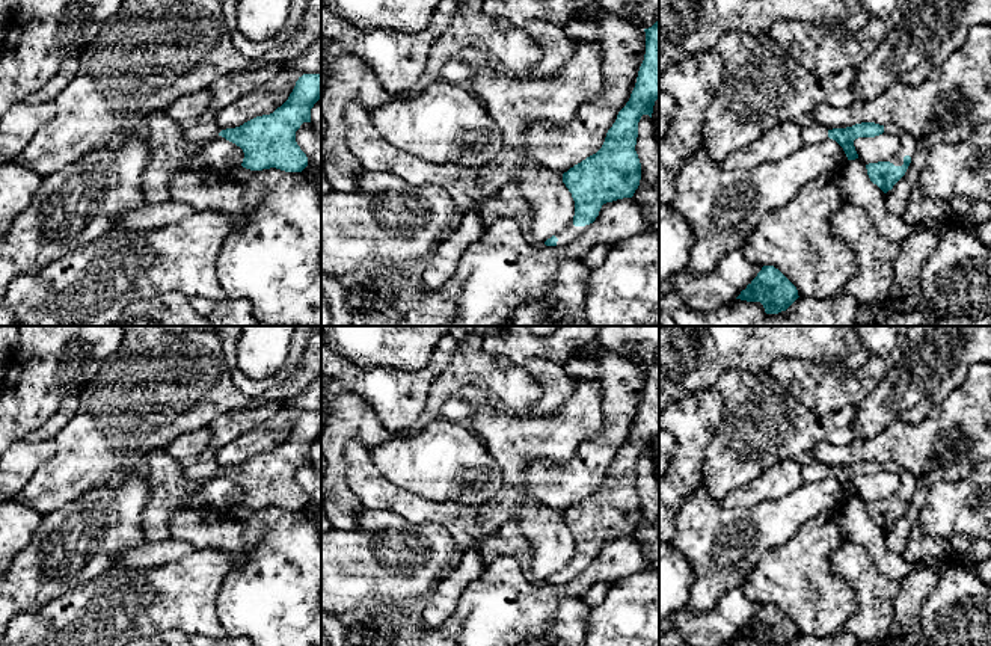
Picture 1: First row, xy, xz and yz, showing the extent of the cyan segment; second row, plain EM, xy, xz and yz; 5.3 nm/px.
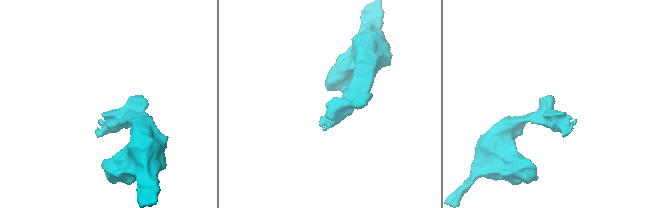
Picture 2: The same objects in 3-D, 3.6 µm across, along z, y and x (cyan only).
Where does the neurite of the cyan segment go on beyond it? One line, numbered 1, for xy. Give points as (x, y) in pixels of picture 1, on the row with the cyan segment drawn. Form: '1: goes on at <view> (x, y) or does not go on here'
1: does not go on here

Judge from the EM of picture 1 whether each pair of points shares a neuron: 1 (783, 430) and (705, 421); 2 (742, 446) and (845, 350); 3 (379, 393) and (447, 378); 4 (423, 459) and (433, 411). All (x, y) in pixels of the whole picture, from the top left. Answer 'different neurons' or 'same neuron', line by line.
1: different neurons
2: different neurons
3: different neurons
4: different neurons

